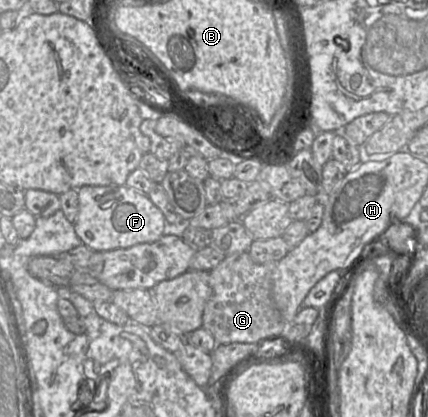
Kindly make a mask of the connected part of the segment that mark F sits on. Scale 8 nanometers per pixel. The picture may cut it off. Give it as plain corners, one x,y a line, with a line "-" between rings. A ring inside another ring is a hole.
127,185
83,186
77,192
78,214
74,229
82,243
94,252
154,242
169,230
164,214
148,195

